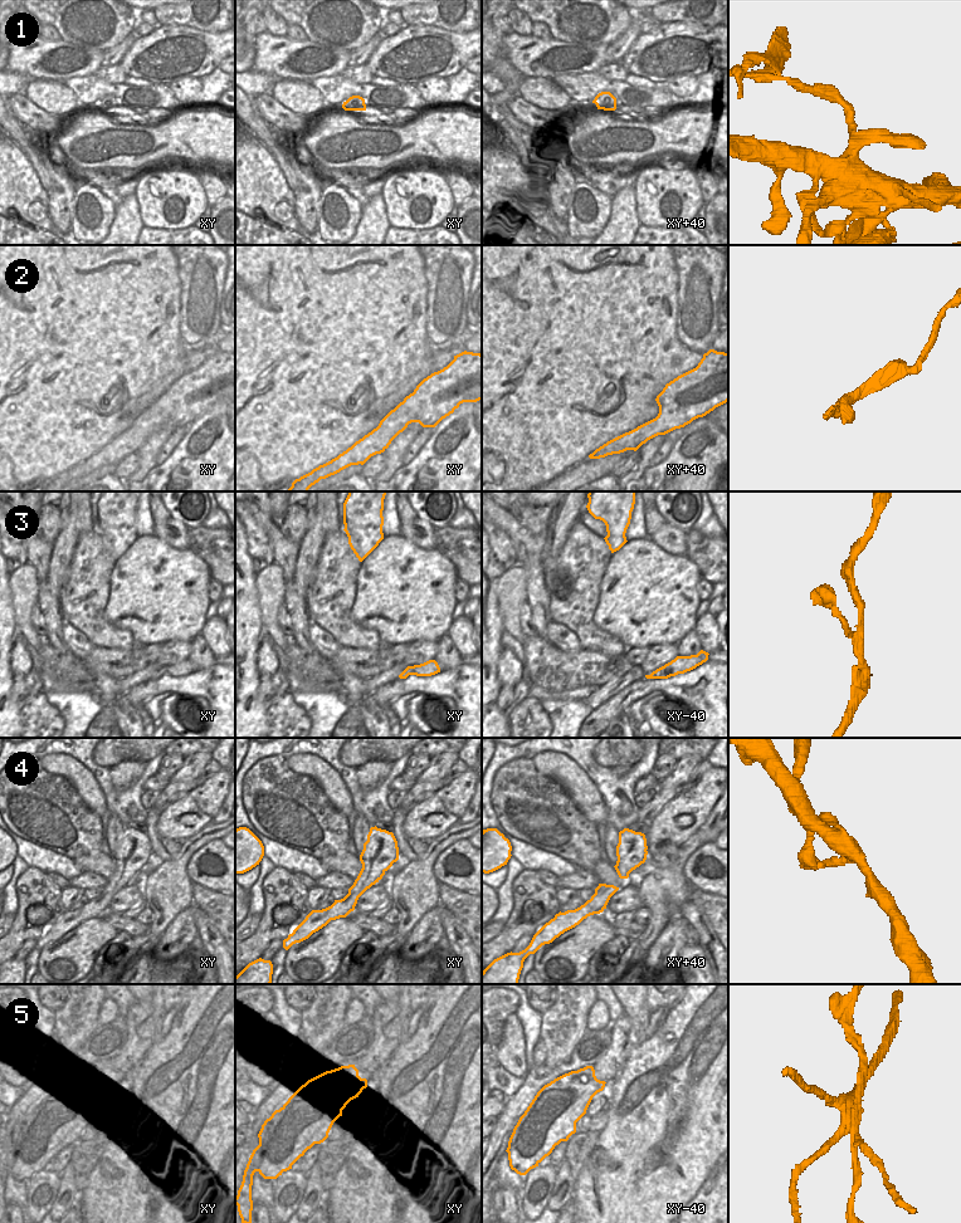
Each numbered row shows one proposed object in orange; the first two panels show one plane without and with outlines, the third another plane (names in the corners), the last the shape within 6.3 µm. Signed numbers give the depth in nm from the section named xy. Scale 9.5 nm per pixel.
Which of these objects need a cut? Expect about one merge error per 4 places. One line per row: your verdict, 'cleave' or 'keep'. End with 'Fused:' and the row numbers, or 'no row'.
1: cleave
2: keep
3: keep
4: keep
5: cleave
Fused: 1, 5

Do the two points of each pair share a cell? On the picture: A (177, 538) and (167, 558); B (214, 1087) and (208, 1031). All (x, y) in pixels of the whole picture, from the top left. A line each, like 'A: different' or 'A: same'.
A: different
B: same

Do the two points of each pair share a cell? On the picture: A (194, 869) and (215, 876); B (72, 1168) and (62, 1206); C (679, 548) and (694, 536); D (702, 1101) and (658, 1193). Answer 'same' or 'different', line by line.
A: same
B: same
C: different
D: same

